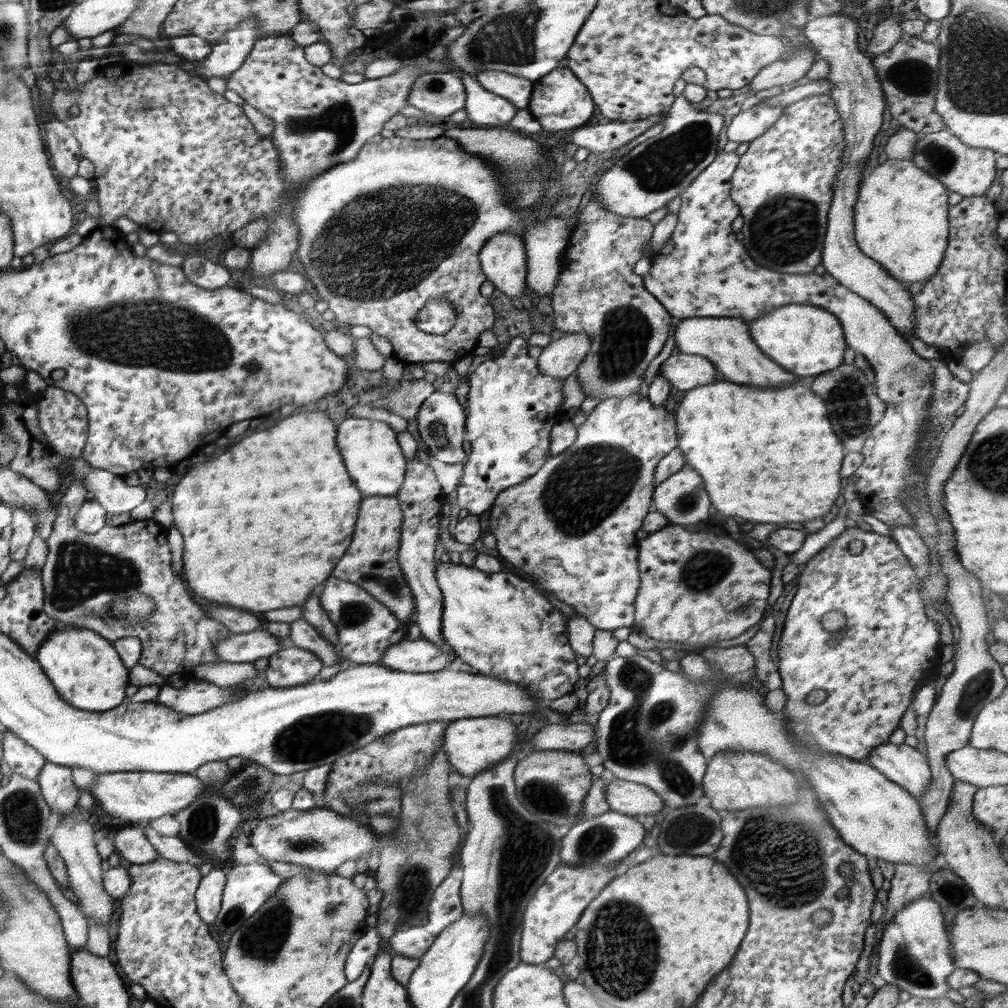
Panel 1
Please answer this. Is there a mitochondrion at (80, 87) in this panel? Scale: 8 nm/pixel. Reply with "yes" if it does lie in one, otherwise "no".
no

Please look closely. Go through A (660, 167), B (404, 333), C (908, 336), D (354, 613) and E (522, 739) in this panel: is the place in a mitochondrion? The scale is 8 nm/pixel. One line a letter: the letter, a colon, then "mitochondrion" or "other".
A: mitochondrion
B: other
C: other
D: mitochondrion
E: other

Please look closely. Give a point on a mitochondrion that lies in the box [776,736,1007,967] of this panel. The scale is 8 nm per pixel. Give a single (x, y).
(950, 890)

